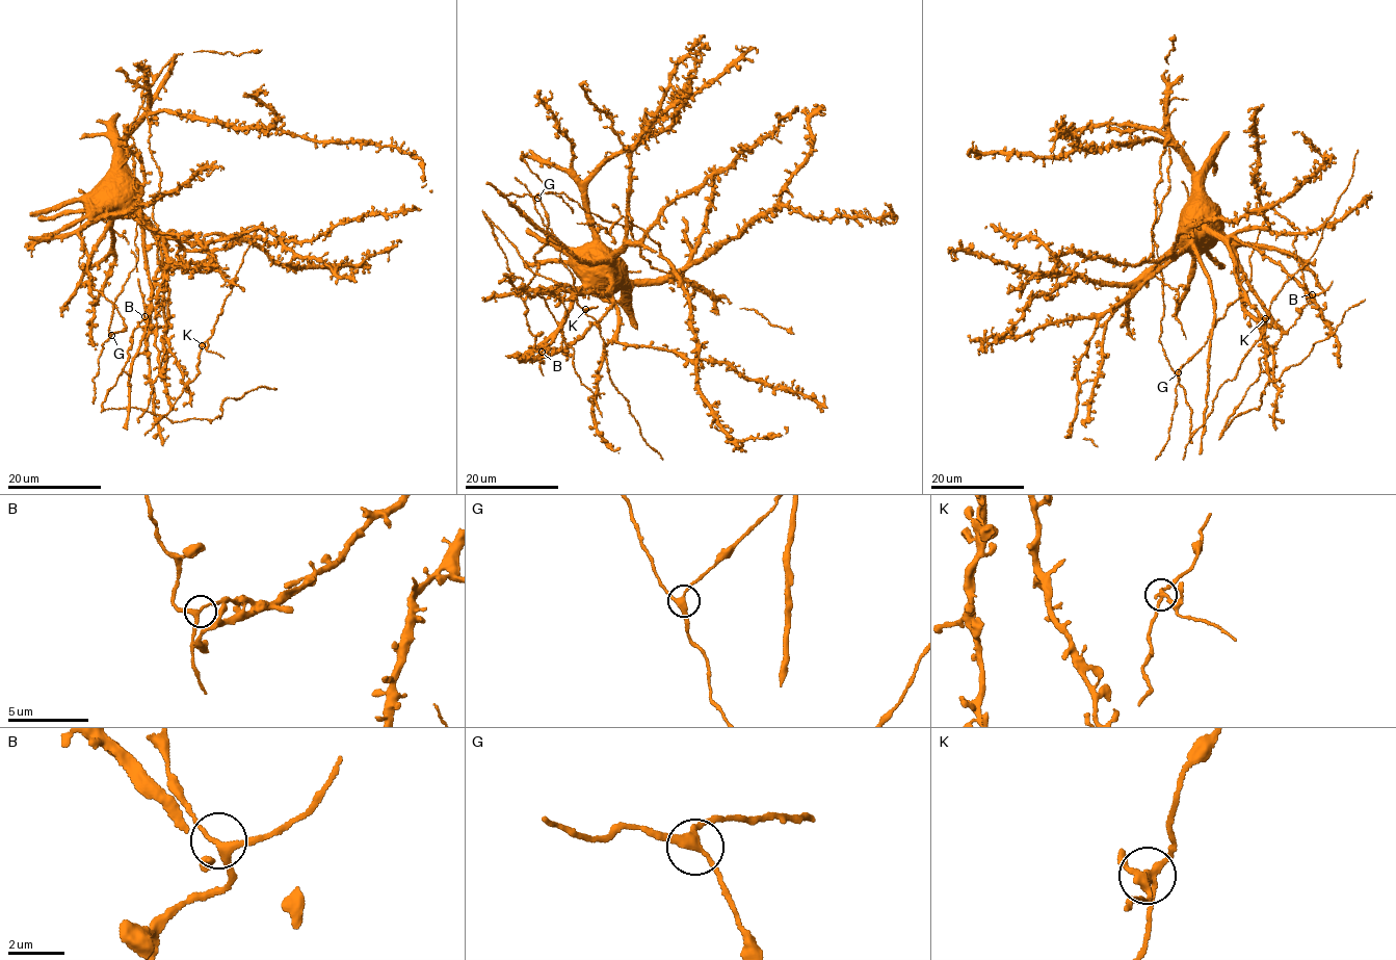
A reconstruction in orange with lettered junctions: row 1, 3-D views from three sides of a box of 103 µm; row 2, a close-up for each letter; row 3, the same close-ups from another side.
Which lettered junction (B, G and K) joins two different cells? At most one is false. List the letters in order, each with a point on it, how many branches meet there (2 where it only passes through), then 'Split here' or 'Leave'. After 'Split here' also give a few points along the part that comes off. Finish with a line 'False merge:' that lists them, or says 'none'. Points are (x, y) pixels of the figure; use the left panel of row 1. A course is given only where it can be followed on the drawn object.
B: Place: (145, 316). Branches: 3. Leave
G: Place: (111, 335). Branches: 3. Leave
K: Place: (202, 345). Branches: 3. Split here. Course of the part to remove: (202, 344), (208, 351), (216, 352), (224, 358)
False merge: K

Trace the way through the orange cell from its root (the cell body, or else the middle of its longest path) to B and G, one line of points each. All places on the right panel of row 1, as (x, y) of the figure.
B: (1194, 229), (1216, 225), (1210, 230), (1230, 253), (1242, 307), (1273, 348), (1269, 352), (1314, 302), (1312, 294)
G: (1194, 229), (1208, 221), (1185, 159), (1166, 138), (1169, 188), (1152, 233), (1163, 280), (1159, 341), (1178, 372)

